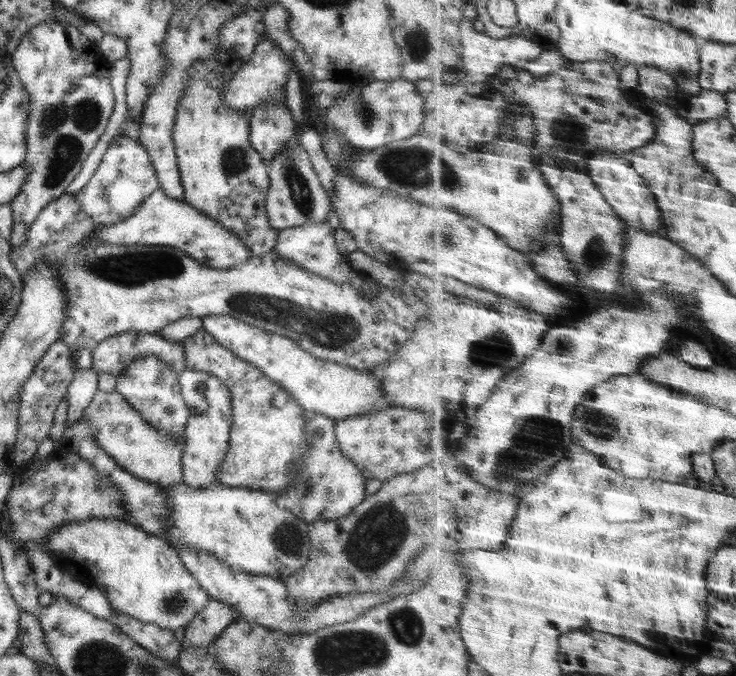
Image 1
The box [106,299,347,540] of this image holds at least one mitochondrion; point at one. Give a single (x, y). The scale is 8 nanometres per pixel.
(200, 390)

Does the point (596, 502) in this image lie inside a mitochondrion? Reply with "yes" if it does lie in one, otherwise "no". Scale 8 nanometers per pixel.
no

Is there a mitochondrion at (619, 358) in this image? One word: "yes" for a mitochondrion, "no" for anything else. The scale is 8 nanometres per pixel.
no

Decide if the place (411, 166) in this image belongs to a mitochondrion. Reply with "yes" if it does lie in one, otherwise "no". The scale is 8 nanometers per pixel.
yes

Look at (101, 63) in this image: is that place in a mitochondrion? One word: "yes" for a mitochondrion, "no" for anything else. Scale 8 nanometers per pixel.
no

